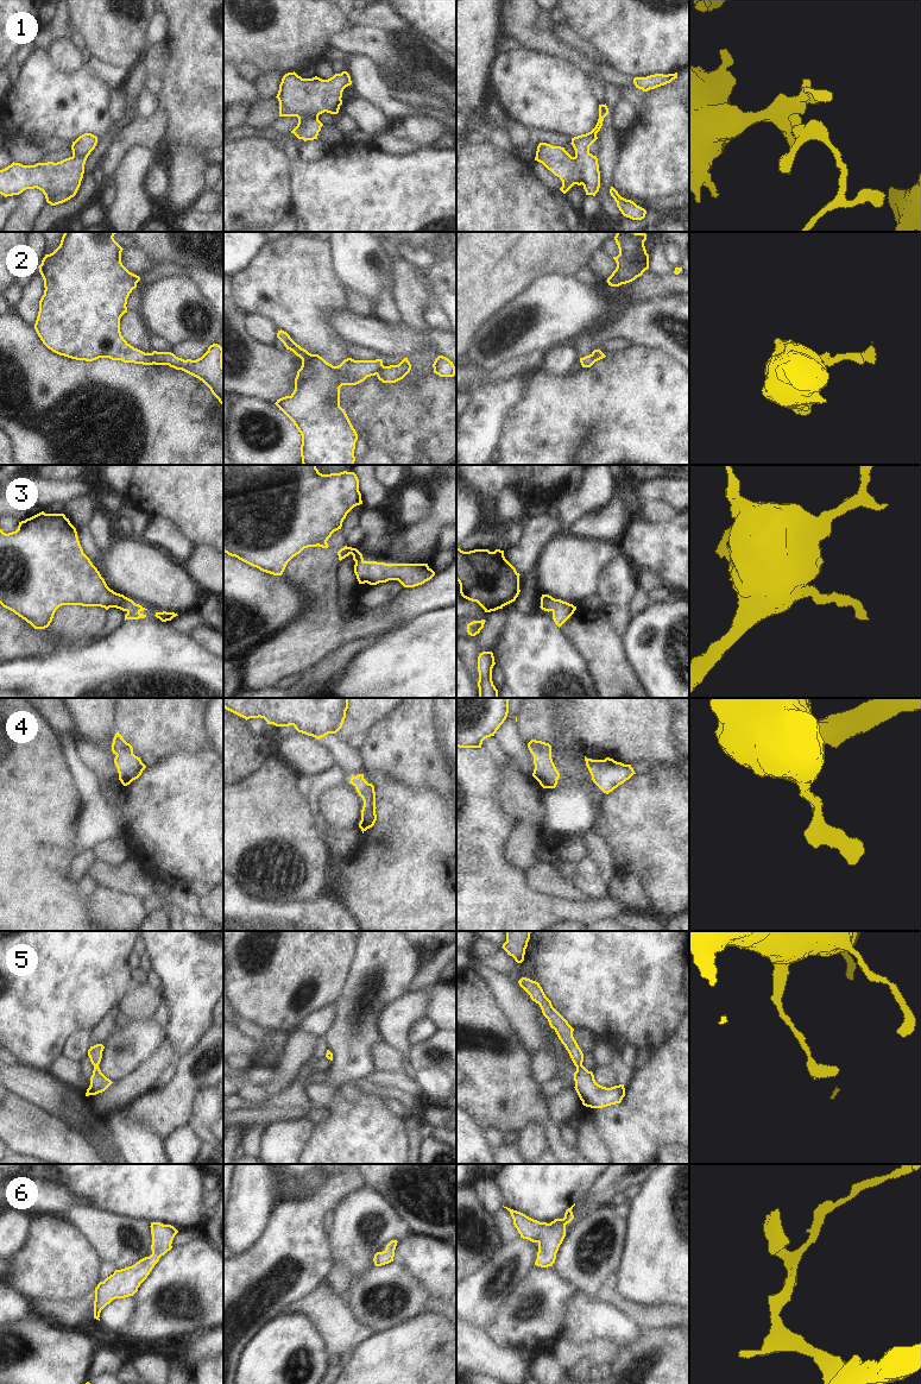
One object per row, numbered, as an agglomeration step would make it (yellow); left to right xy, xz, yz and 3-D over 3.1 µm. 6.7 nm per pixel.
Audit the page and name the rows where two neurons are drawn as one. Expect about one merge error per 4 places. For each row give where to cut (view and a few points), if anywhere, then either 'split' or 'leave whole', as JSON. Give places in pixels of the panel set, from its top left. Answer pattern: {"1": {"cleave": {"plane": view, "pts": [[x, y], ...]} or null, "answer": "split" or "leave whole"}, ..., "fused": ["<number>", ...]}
{"1": {"cleave": null, "answer": "leave whole"}, "2": {"cleave": {"plane": "xy", "pts": [[145, 353], [153, 363]]}, "answer": "split"}, "3": {"cleave": null, "answer": "leave whole"}, "4": {"cleave": null, "answer": "leave whole"}, "5": {"cleave": null, "answer": "leave whole"}, "6": {"cleave": null, "answer": "leave whole"}, "fused": ["2"]}

